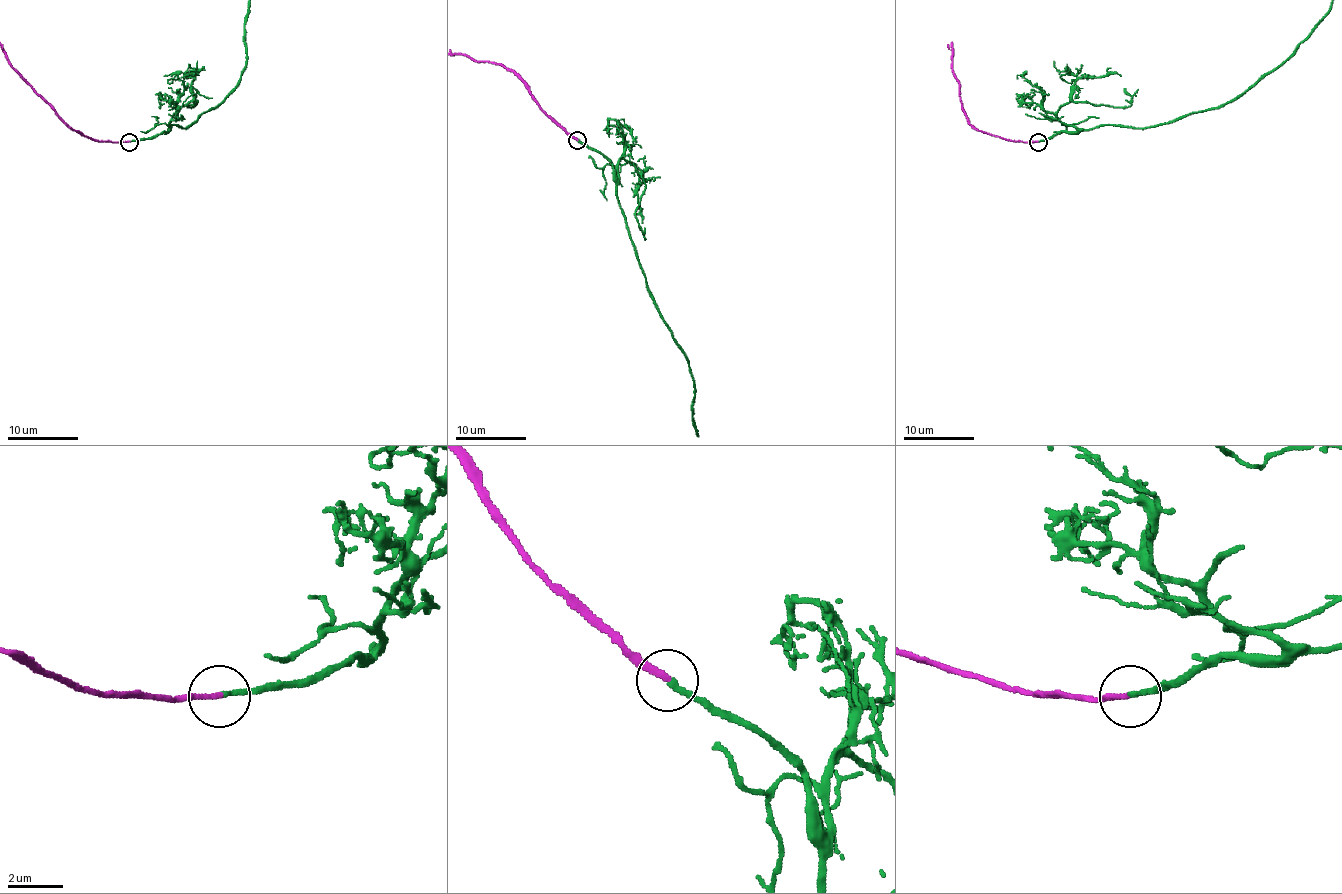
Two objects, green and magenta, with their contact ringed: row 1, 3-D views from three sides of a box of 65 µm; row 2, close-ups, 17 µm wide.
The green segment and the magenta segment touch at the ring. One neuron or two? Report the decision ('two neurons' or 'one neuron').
one neuron

